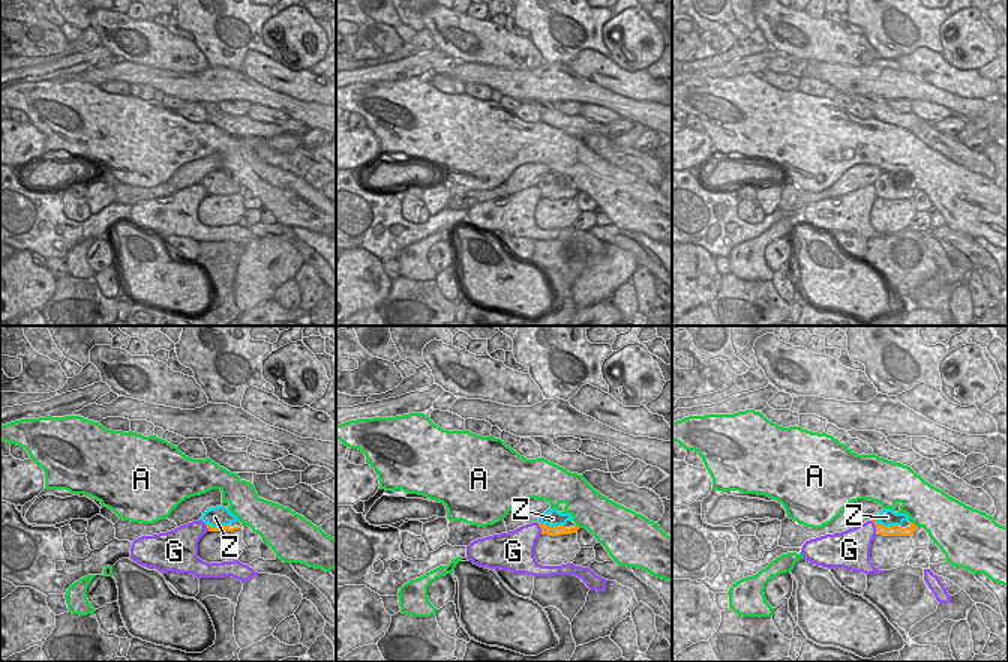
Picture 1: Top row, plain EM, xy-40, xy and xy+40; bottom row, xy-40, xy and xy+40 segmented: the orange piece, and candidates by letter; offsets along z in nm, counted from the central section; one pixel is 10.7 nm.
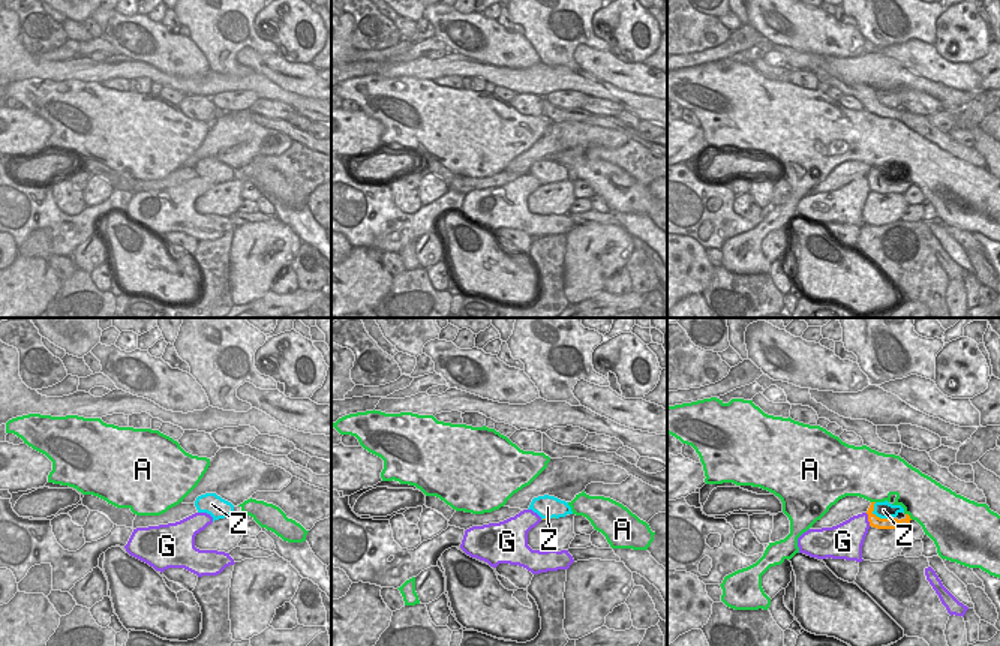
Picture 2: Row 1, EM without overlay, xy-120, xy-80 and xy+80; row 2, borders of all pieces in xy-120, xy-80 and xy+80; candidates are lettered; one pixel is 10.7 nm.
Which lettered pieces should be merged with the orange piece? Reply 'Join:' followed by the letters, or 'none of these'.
Join: Z

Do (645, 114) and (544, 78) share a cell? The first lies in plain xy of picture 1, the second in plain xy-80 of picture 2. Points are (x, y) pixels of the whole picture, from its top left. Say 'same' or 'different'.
same

